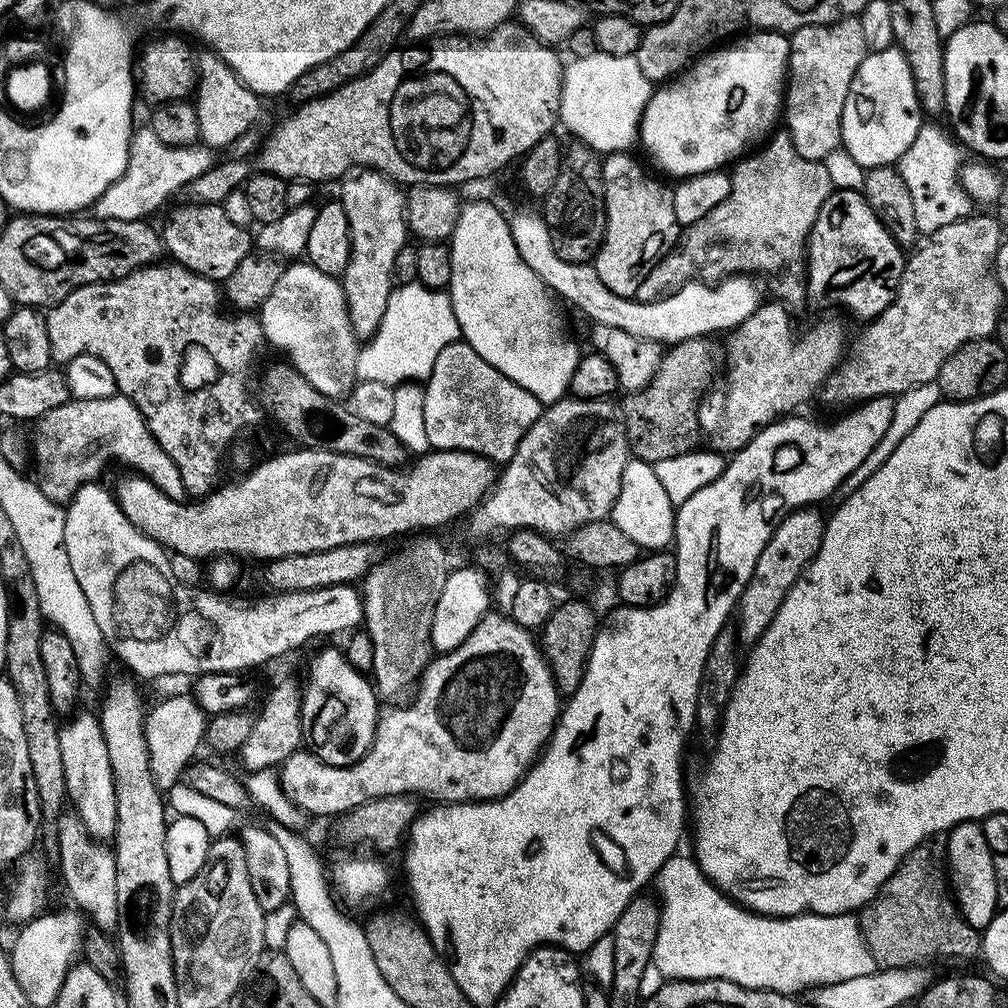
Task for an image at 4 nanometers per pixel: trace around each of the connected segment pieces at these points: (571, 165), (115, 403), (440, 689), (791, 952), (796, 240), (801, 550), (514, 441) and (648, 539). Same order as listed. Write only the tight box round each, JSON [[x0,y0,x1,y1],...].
[[542,142,606,263],[32,394,186,506],[278,610,562,818],[652,854,877,994],[635,134,834,301],[734,506,826,646],[422,339,542,466],[610,458,676,550]]

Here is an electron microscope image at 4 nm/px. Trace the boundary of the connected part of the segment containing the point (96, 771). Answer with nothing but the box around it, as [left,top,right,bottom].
[60,711,118,842]

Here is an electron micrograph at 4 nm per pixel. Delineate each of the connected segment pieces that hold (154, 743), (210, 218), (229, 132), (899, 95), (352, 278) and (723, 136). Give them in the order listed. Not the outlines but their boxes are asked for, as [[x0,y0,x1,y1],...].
[[144,695,206,790],[162,202,254,282],[194,50,261,150],[840,46,922,169],[338,170,410,342],[639,30,789,178]]

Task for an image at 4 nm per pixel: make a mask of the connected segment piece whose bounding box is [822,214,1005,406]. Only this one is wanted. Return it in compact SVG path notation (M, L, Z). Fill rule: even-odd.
M971 214L929 235L925 244L921 243L915 249L917 252L905 259L902 282L894 302L890 302L890 306L865 327L868 329L857 342L856 349L853 352L851 349L847 359L824 383L822 397L825 402L859 406L865 400L879 396L901 396L906 390L933 383L938 370L942 370L942 362L966 342L989 339L997 331L1002 319L1000 311L1004 308L1004 292L996 277L996 255L1000 252L1003 231L1005 229L995 215Z

